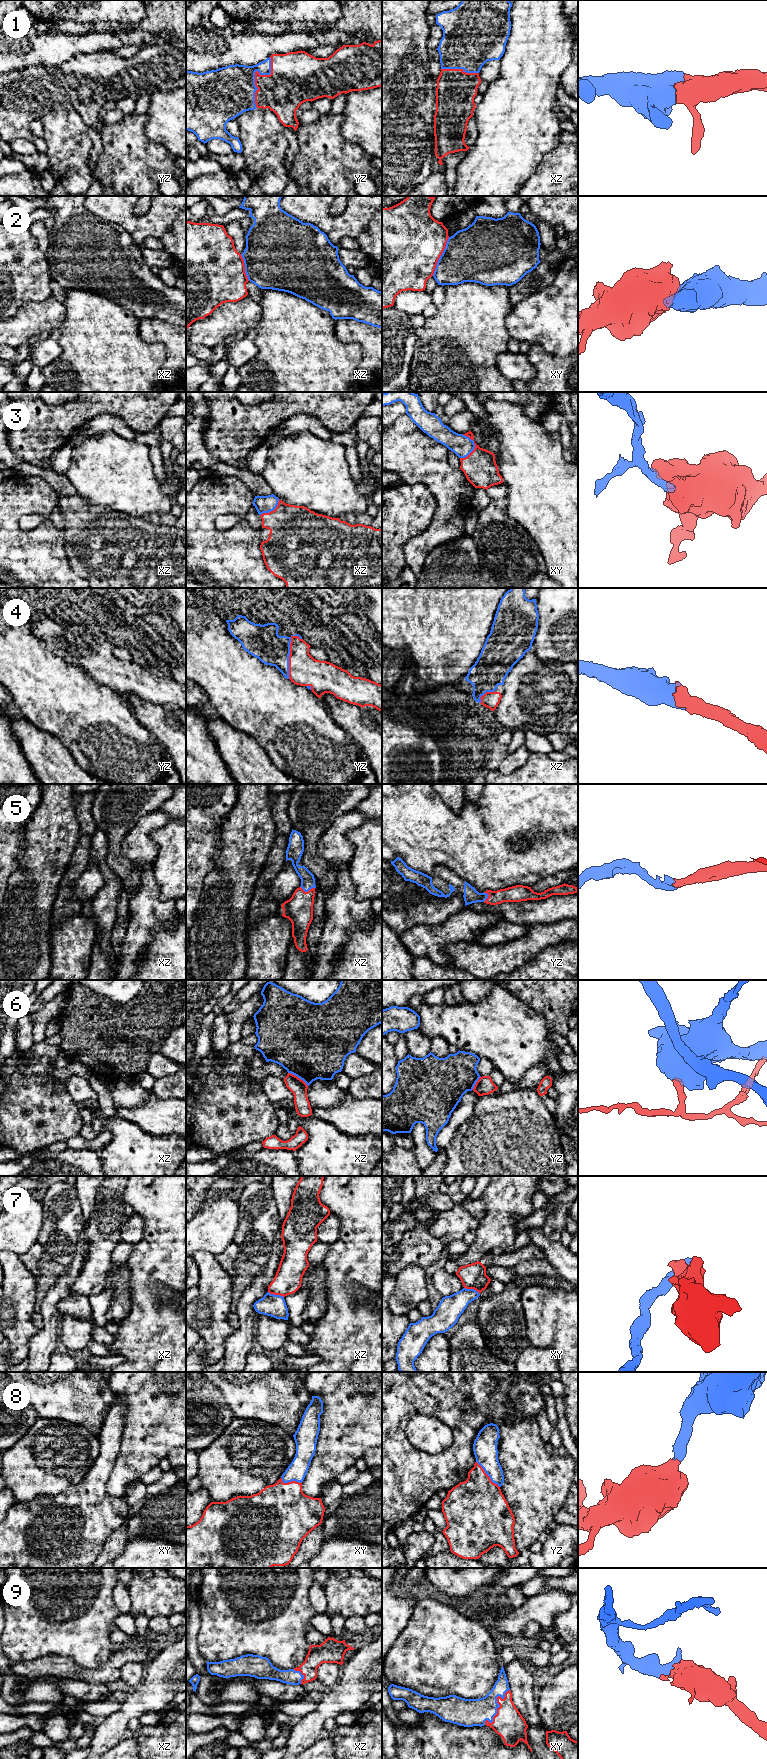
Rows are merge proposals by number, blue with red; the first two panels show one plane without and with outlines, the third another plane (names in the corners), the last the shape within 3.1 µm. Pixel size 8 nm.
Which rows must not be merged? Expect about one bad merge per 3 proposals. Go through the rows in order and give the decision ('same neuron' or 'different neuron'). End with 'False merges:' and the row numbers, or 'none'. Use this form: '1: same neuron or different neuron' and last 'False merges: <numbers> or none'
1: same neuron
2: different neuron
3: same neuron
4: same neuron
5: same neuron
6: different neuron
7: different neuron
8: same neuron
9: same neuron
False merges: 2, 6, 7

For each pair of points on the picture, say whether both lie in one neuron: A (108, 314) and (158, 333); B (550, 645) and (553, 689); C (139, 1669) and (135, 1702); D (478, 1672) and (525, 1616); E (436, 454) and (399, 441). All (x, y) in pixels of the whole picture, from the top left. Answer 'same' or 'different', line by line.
A: different
B: different
C: different
D: different
E: same

